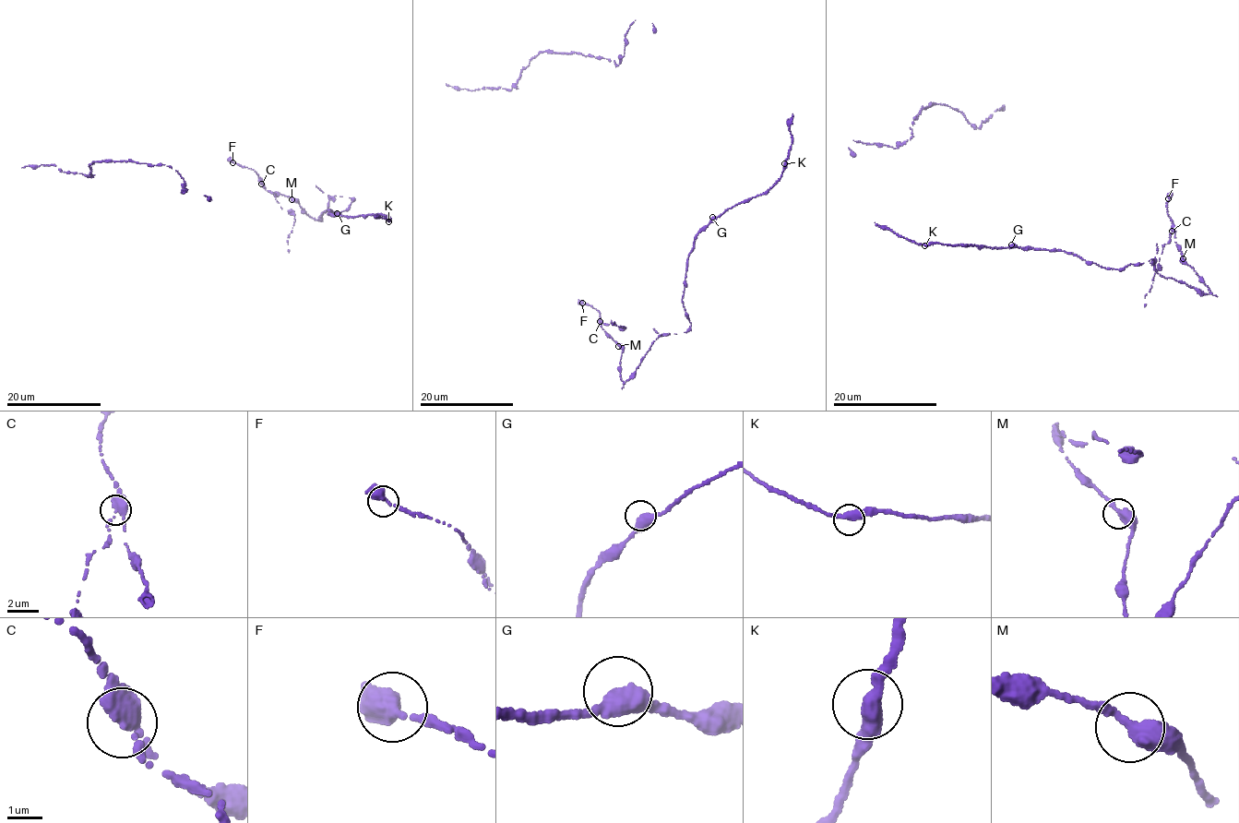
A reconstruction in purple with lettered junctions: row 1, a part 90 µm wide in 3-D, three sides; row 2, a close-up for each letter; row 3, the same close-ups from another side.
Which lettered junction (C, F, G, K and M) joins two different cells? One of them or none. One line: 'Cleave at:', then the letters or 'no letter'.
Cleave at: C

